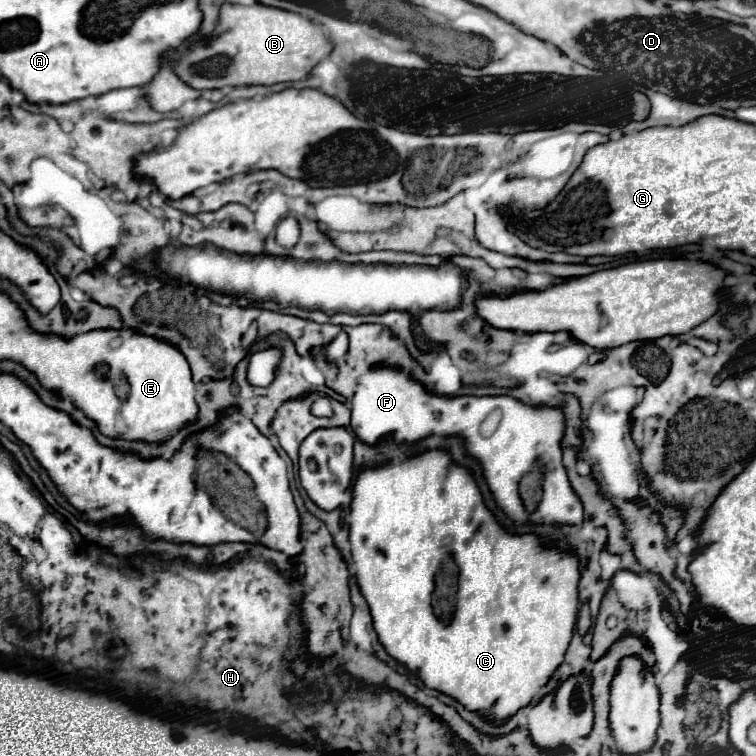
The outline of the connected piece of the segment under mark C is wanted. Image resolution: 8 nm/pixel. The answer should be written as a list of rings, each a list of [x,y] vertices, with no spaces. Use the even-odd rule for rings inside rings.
[[[428,450],[418,456],[390,460],[378,468],[362,468],[352,488],[348,526],[350,526],[350,544],[352,544],[354,566],[356,566],[356,578],[370,606],[378,640],[382,642],[382,646],[392,658],[406,664],[408,668],[418,668],[418,676],[428,688],[440,690],[456,698],[468,710],[486,714],[494,722],[504,722],[508,716],[516,714],[518,708],[526,706],[540,692],[540,688],[548,682],[550,674],[562,662],[564,650],[568,648],[568,642],[572,638],[572,630],[576,624],[578,582],[580,582],[576,554],[562,552],[560,548],[544,546],[540,536],[536,534],[522,534],[522,536],[508,534],[498,524],[494,514],[486,508],[472,472],[460,464],[454,464],[452,456],[446,450]]]

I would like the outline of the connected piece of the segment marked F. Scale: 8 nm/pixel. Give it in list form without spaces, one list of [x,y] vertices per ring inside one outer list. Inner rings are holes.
[[[374,364],[370,366],[370,370],[360,378],[354,396],[350,398],[350,406],[352,406],[352,428],[356,432],[356,436],[366,442],[366,444],[376,444],[380,440],[380,436],[384,434],[394,434],[396,438],[404,438],[408,442],[420,440],[424,436],[430,434],[438,434],[438,436],[448,436],[448,434],[460,434],[466,438],[466,448],[472,456],[476,456],[482,462],[484,468],[484,478],[498,502],[498,506],[518,524],[524,522],[544,522],[544,524],[580,524],[584,520],[582,514],[582,502],[576,496],[576,492],[572,490],[572,484],[568,480],[566,468],[562,464],[562,438],[564,438],[564,430],[566,430],[566,416],[562,408],[556,406],[528,406],[516,398],[510,396],[436,396],[432,392],[428,392],[418,380],[414,380],[408,372],[394,368],[394,366],[382,366],[382,364]],[[498,408],[498,422],[492,422],[494,428],[484,428],[484,420]],[[534,466],[542,468],[544,472],[544,494],[542,500],[538,504],[538,508],[534,512],[526,512],[520,492],[518,492],[518,482],[520,478],[532,470]]]

